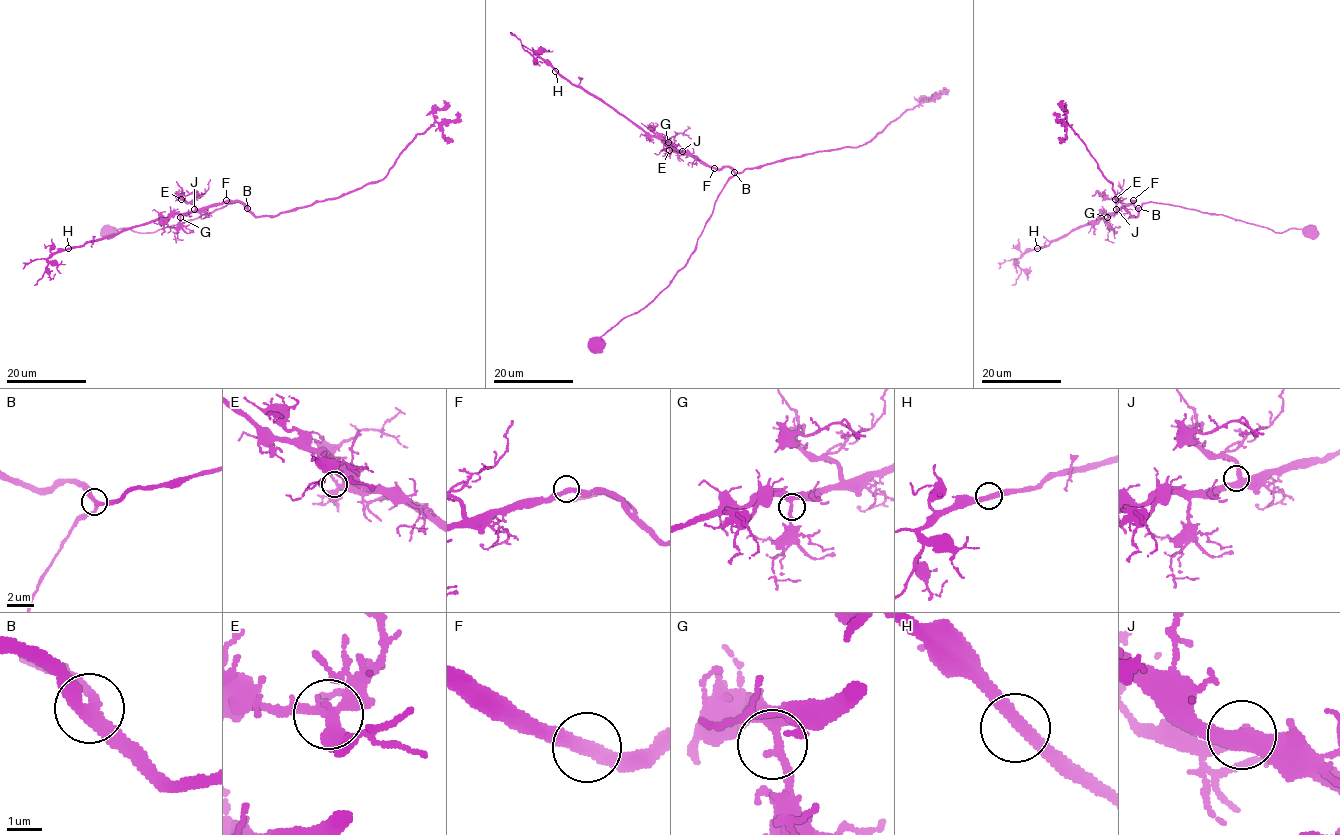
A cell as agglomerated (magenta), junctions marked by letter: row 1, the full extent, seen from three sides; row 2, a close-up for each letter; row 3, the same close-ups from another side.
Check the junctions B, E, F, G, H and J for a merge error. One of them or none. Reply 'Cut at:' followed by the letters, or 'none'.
Cut at: none

